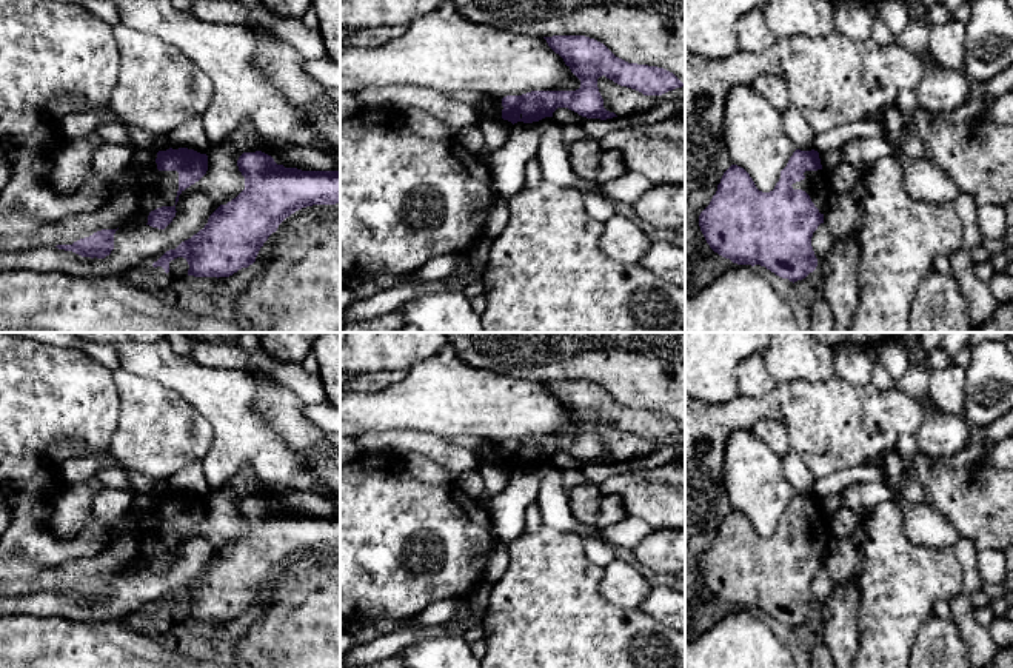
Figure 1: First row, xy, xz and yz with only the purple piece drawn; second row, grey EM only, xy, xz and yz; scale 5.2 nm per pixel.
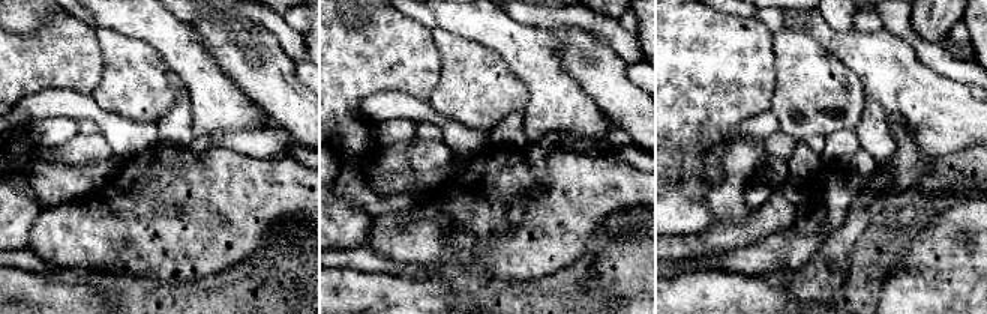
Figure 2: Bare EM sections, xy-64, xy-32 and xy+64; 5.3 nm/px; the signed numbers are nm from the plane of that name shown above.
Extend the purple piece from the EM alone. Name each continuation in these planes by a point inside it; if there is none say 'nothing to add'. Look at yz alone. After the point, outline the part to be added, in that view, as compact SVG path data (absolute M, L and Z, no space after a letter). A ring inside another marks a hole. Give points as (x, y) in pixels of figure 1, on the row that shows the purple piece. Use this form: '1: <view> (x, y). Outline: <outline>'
1: yz (815, 183). Outline: M824 169L805 171L805 179L793 183L793 189L805 191L821 214L825 212L827 203L831 195L828 185L828 174Z

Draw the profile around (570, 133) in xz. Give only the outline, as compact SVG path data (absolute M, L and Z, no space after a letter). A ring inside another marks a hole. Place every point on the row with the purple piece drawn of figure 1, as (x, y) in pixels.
M568 123L559 125L559 132L560 132L560 137L562 137L567 148L573 142L580 140L582 137L585 137L583 129L577 125L568 125Z

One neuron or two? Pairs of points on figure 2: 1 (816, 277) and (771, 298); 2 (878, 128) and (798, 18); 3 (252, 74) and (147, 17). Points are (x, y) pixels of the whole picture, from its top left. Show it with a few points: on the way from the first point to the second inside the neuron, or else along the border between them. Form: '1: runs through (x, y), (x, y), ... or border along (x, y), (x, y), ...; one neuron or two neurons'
1: border along (785, 286), (794, 298); two neurons
2: runs through (878, 96), (878, 80), (843, 45), (830, 38); one neuron
3: border along (188, 24), (231, 80); two neurons

